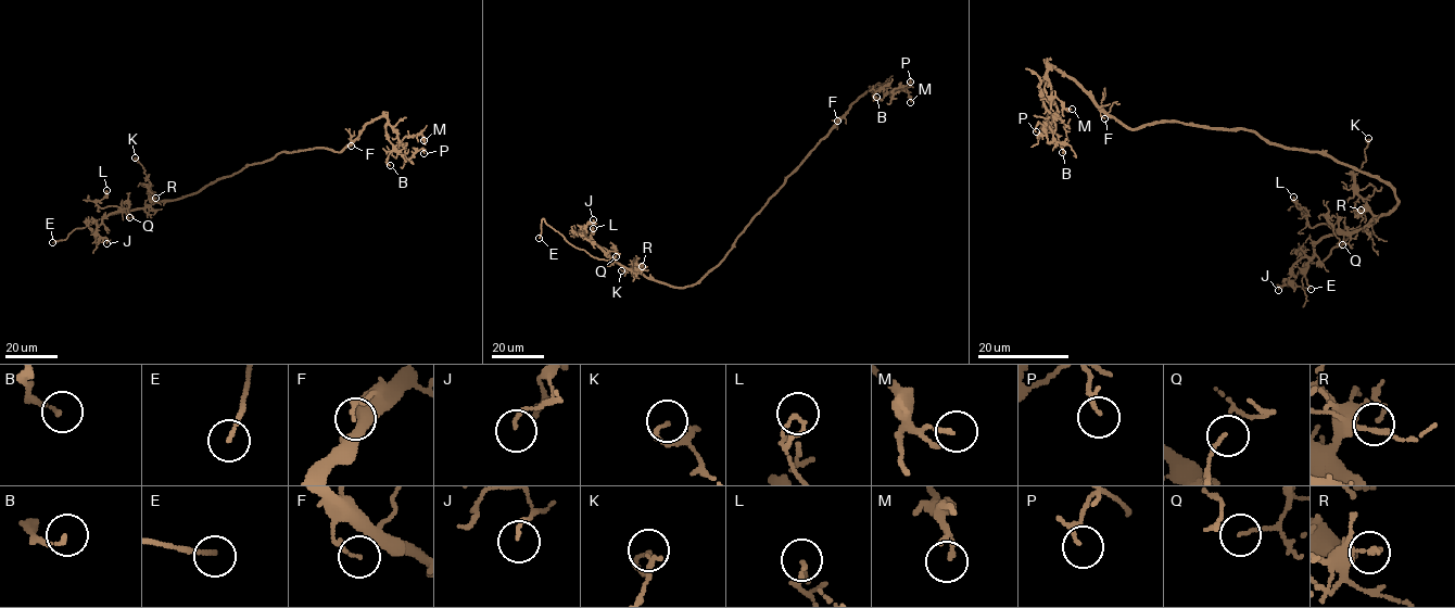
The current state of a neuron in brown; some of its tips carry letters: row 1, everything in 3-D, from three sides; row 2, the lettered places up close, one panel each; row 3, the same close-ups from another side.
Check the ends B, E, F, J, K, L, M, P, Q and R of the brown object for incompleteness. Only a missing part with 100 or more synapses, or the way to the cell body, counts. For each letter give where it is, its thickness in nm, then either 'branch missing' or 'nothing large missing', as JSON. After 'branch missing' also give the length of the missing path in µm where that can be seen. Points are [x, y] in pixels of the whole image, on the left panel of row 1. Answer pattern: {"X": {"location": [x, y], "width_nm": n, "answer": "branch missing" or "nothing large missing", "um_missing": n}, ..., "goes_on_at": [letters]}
{"B": {"location": [390, 165], "width_nm": 140, "answer": "nothing large missing"}, "E": {"location": [52, 242], "width_nm": 140, "answer": "branch missing", "um_missing": 3}, "F": {"location": [351, 146], "width_nm": 120, "answer": "nothing large missing"}, "J": {"location": [106, 243], "width_nm": 100, "answer": "nothing large missing"}, "K": {"location": [135, 157], "width_nm": 120, "answer": "nothing large missing"}, "L": {"location": [106, 190], "width_nm": 160, "answer": "nothing large missing"}, "M": {"location": [424, 140], "width_nm": 120, "answer": "nothing large missing"}, "P": {"location": [424, 153], "width_nm": 80, "answer": "nothing large missing"}, "Q": {"location": [129, 217], "width_nm": 80, "answer": "nothing large missing"}, "R": {"location": [155, 198], "width_nm": 70, "answer": "nothing large missing"}, "goes_on_at": ["E"]}

